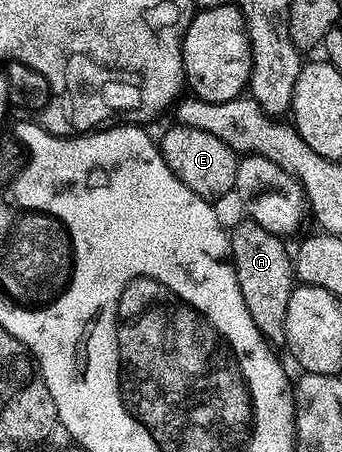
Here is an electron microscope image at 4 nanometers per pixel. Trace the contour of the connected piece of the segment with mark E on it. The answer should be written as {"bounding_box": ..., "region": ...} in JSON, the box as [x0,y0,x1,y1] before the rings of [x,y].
{"bounding_box":[160,123,239,202],"region":[[[175,123],[173,127],[163,134],[162,140],[160,136],[162,157],[164,162],[168,162],[168,170],[172,170],[172,174],[176,174],[176,178],[180,178],[180,182],[184,182],[184,186],[188,186],[188,190],[192,190],[198,196],[203,196],[205,200],[218,202],[221,196],[231,195],[236,182],[239,153],[233,152],[224,142],[220,142],[220,138],[208,134],[208,130],[196,130],[192,126],[184,126],[180,123]]]}

